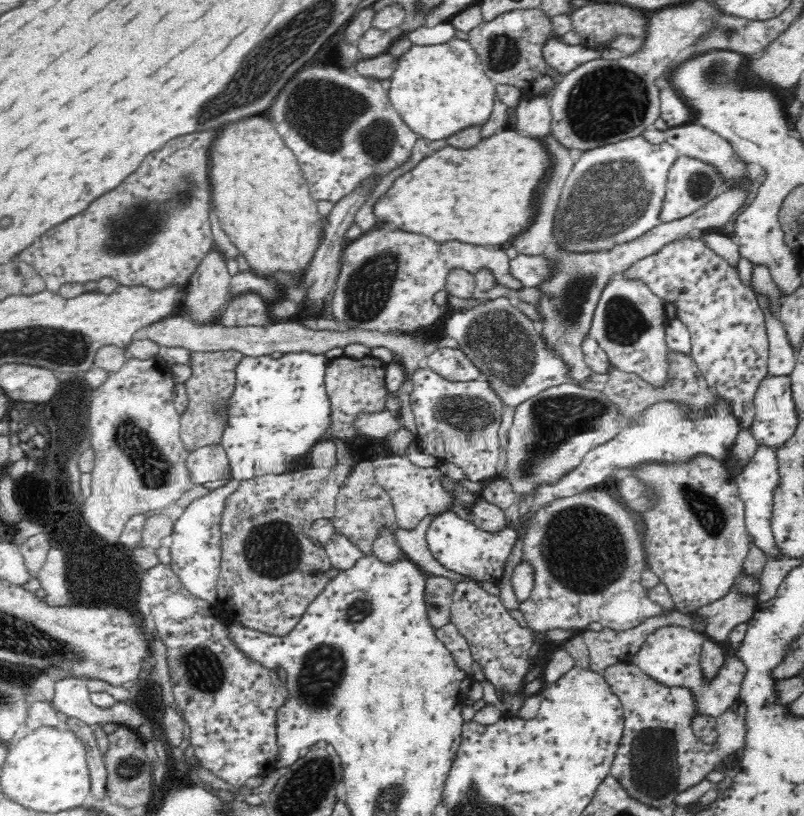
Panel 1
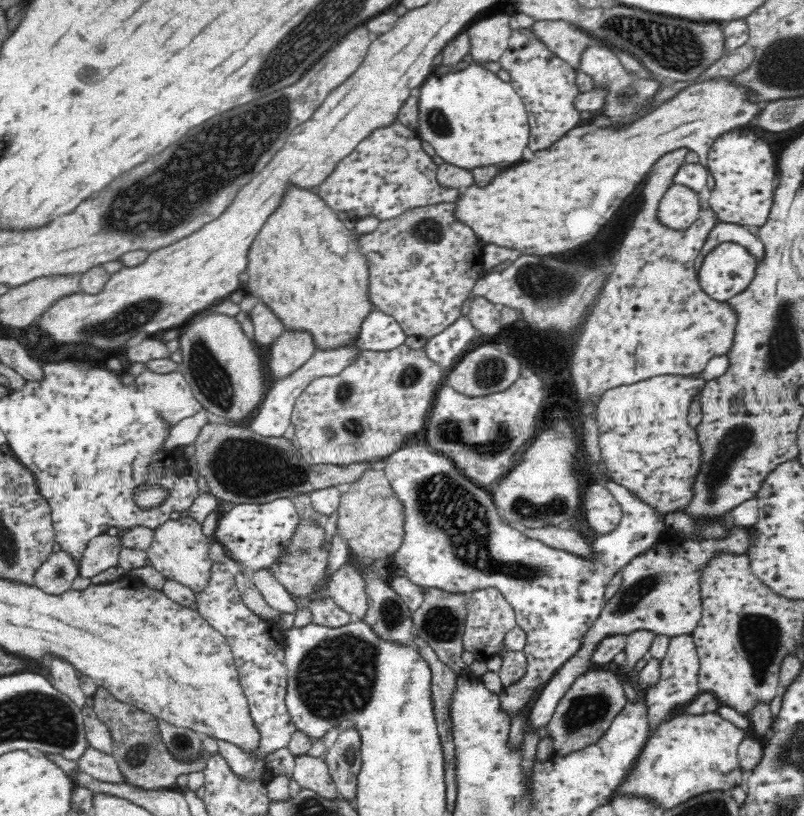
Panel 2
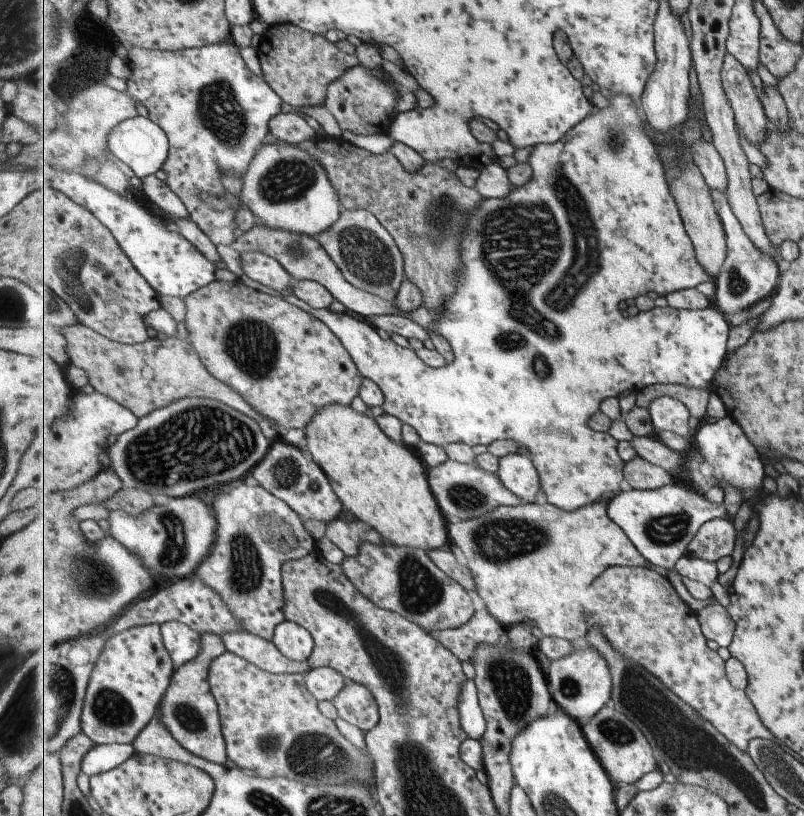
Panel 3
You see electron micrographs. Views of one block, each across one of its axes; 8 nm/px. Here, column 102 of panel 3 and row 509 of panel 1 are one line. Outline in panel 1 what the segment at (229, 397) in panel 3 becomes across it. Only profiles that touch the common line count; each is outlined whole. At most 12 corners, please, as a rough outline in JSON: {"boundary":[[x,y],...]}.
{"boundary":[[369,460],[353,466],[332,519],[363,555],[379,528],[398,527]]}

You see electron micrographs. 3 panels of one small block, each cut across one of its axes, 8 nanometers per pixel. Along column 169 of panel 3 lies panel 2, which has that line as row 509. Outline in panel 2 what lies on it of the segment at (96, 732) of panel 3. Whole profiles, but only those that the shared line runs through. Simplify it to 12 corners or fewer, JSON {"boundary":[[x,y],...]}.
{"boundary":[[660,375],[594,406],[607,479],[685,512],[703,463],[690,400]]}

